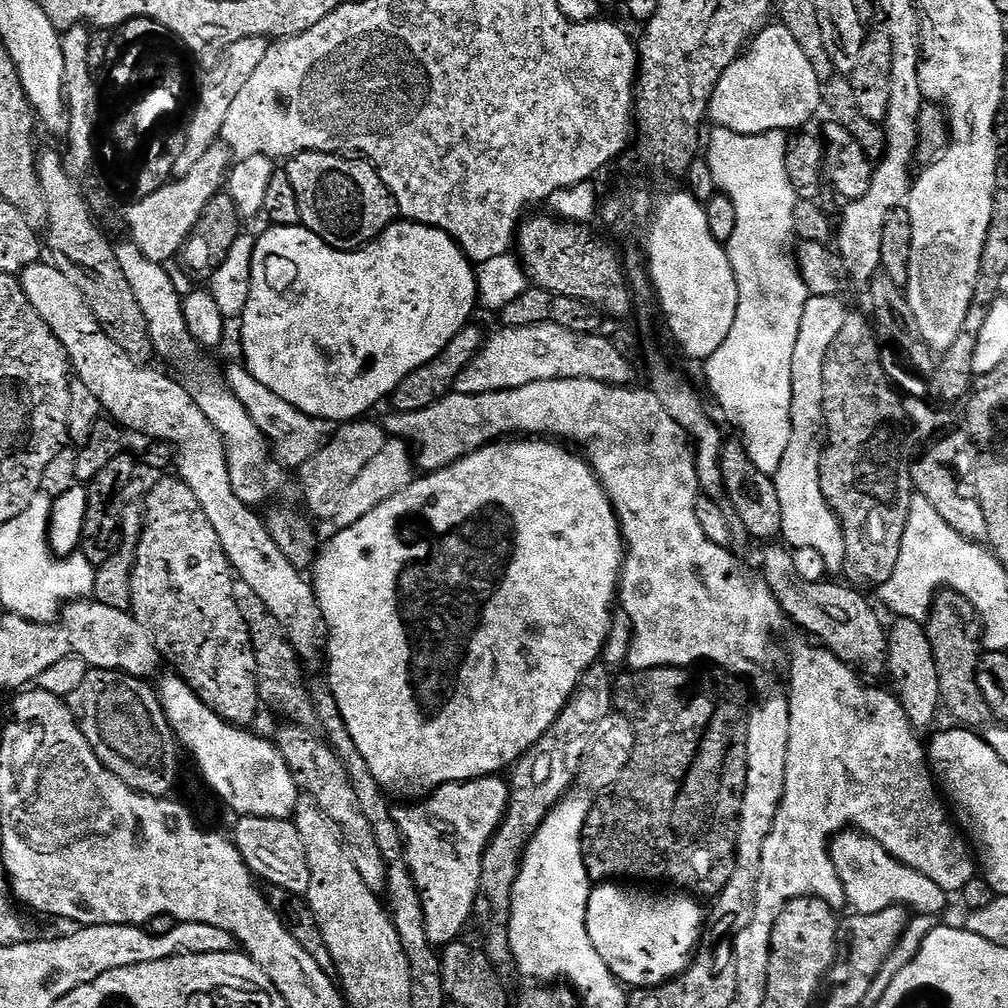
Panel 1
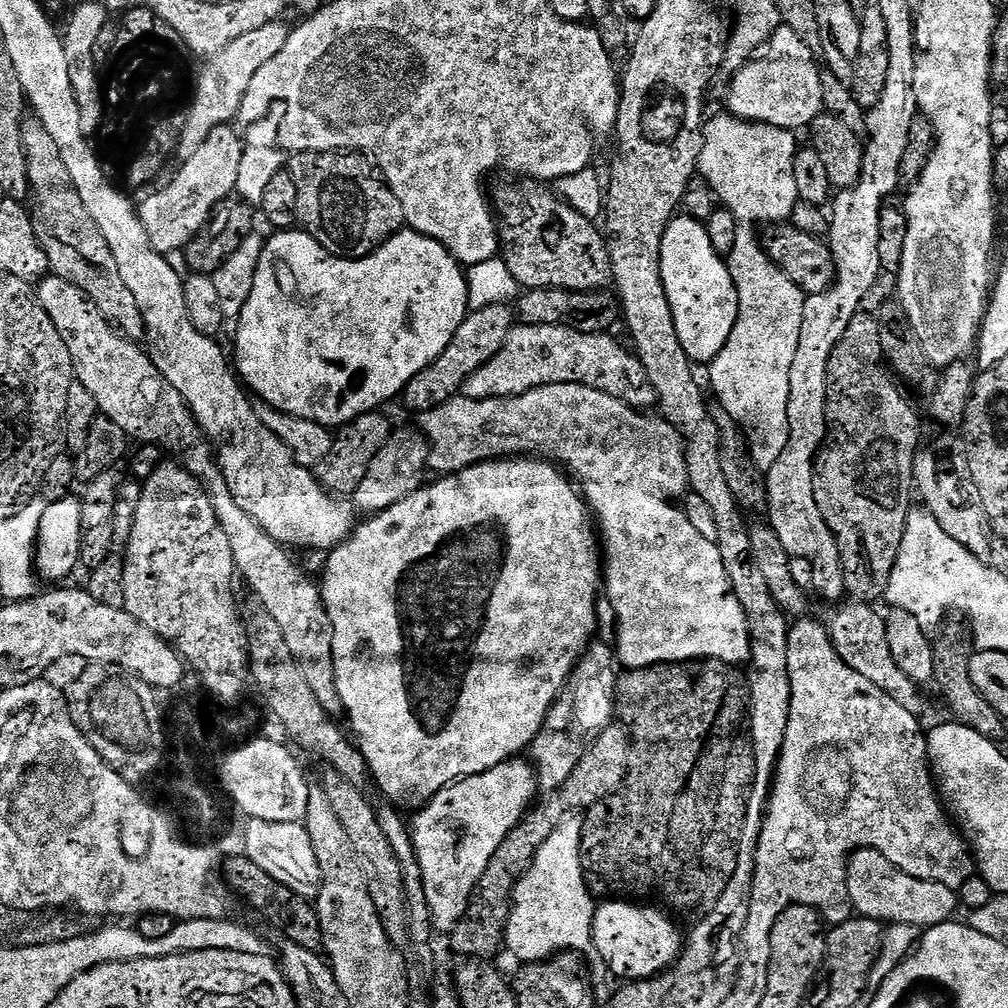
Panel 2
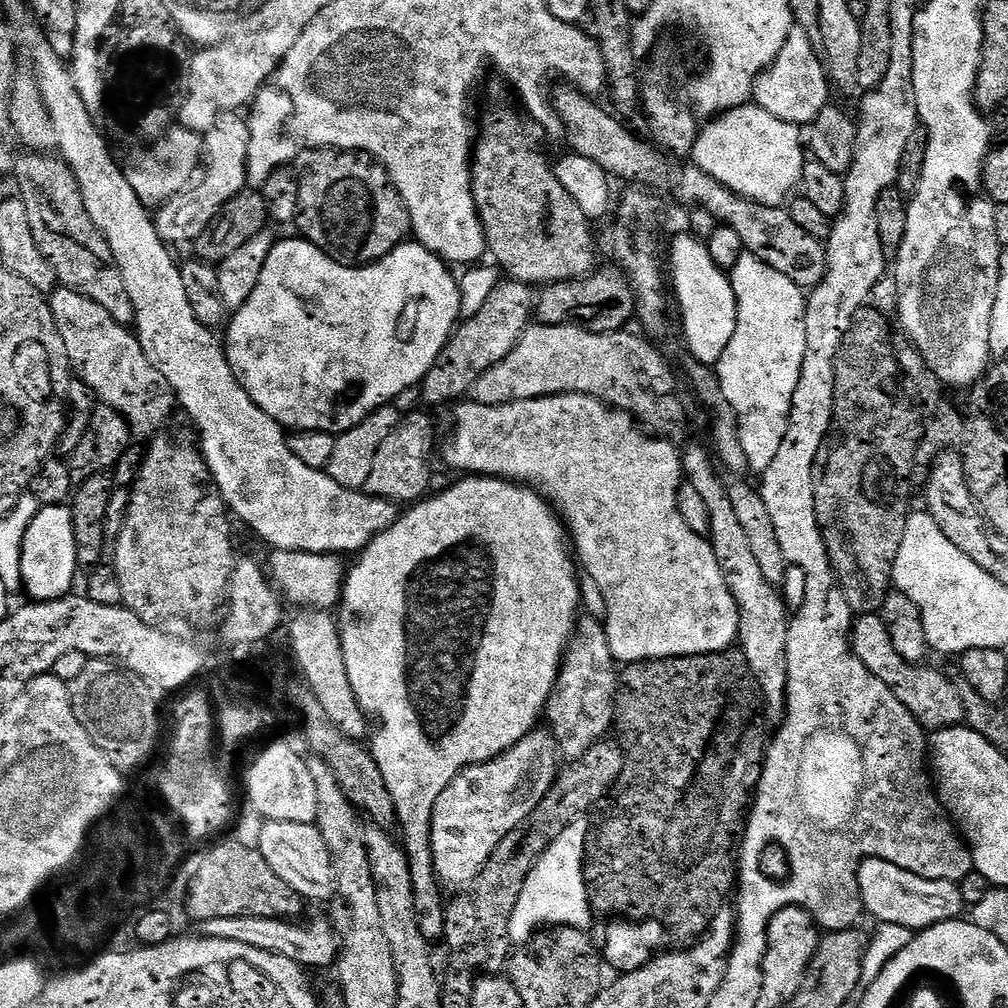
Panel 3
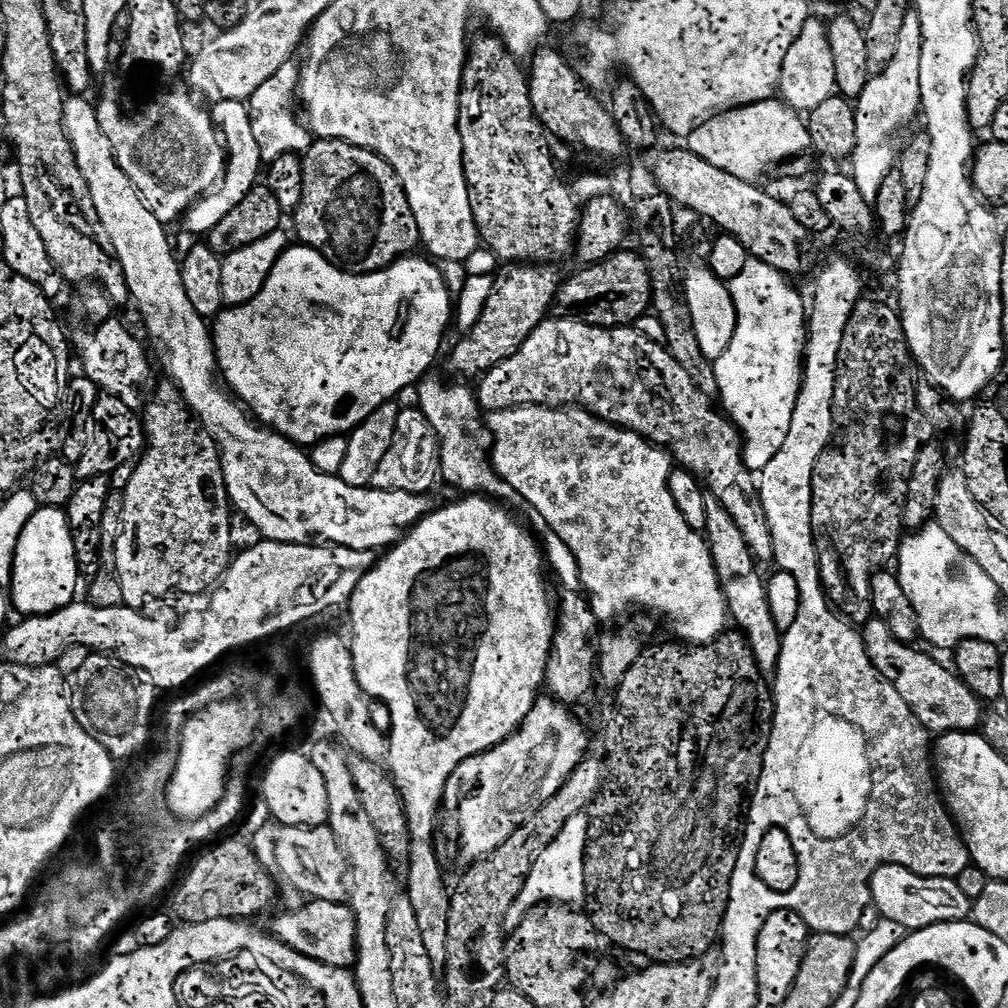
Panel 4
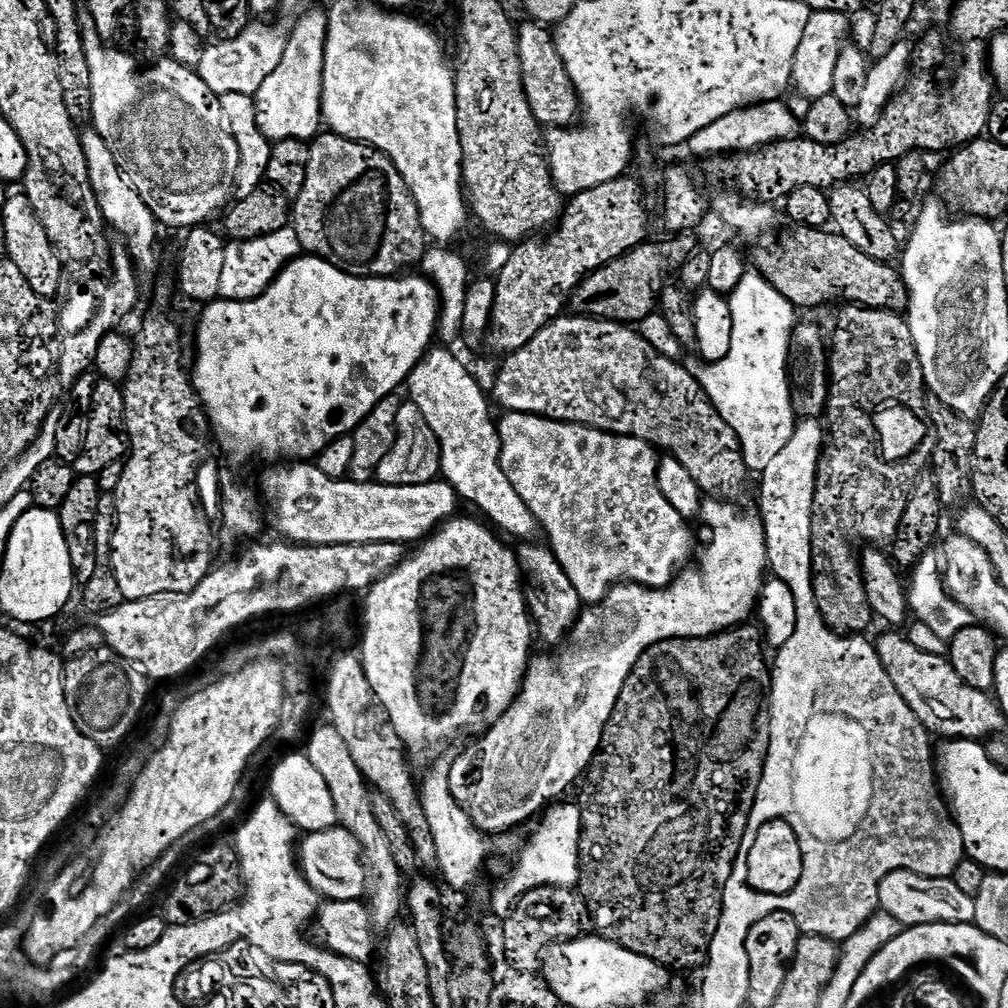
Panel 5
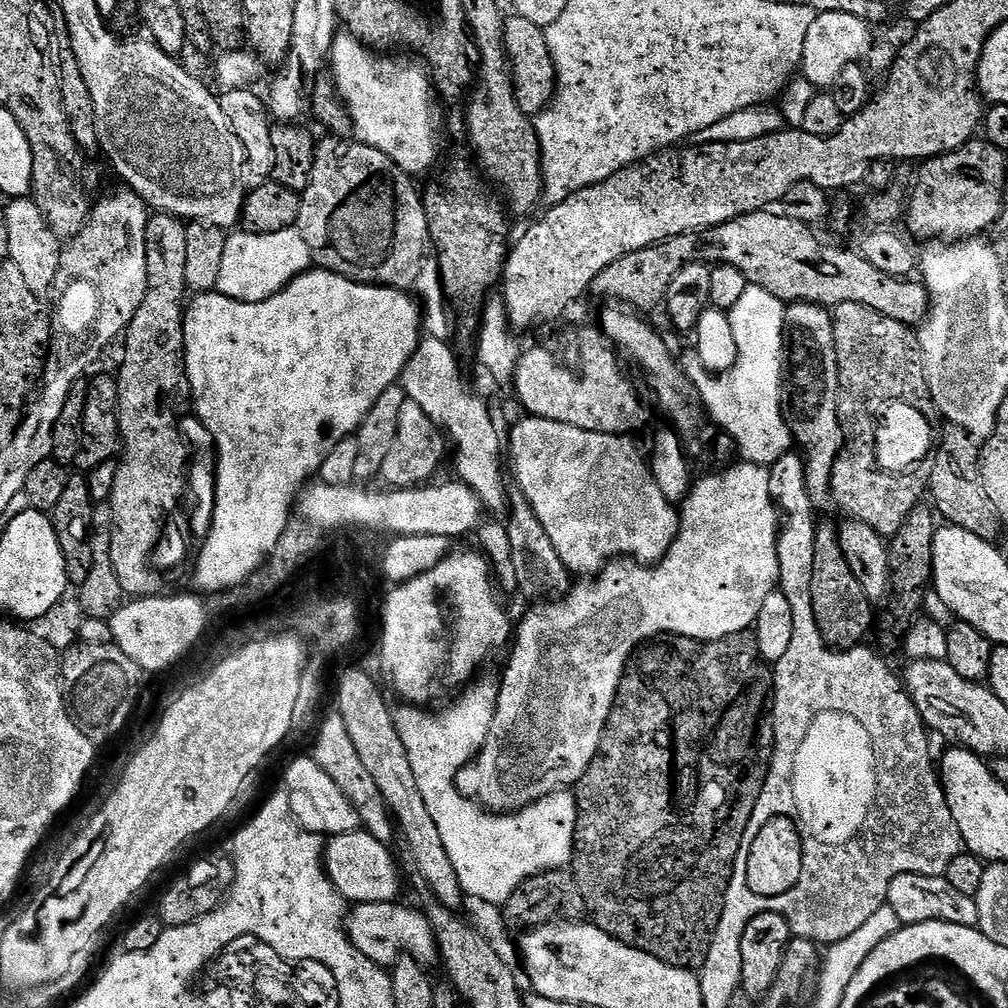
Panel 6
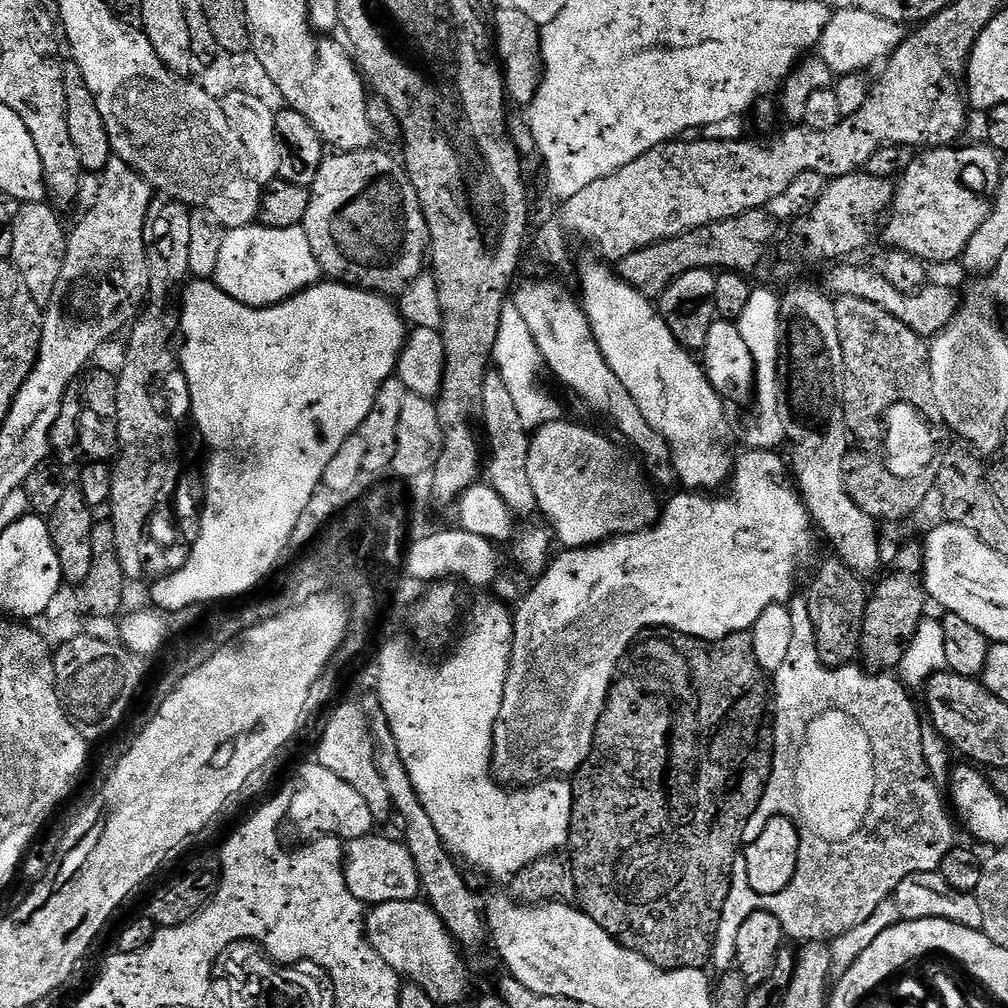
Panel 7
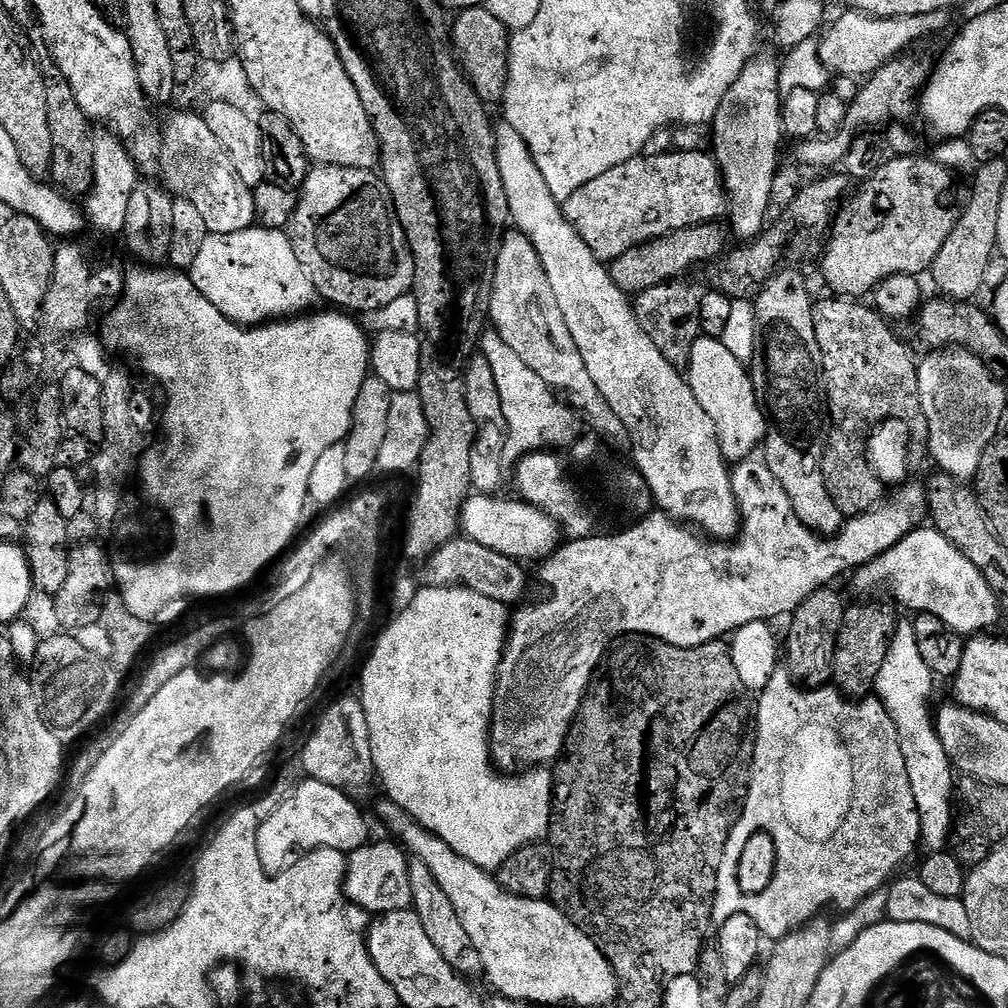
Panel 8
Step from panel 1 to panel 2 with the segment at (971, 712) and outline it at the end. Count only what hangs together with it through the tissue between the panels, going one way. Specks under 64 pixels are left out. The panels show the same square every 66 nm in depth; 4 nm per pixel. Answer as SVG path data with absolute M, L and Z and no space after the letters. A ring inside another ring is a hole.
M950 624L935 637L932 646L935 687L940 687L949 710L956 715L953 716L955 723L965 724L970 730L978 730L978 734L982 734L988 740L1003 741L1005 717L1000 716L998 710L994 710L994 706L989 706L986 698L982 698L982 694L978 694L978 689L974 687L974 682L970 679L970 644L966 639L965 629L963 632L958 625Z

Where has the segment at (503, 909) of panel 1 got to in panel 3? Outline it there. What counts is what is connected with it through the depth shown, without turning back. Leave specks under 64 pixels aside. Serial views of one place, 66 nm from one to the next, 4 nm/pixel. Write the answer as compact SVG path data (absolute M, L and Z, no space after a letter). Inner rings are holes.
M581 615L546 709L547 723L565 761L577 760L590 746L601 743L607 732L613 731L617 695L618 661L610 650L604 625L599 619Z

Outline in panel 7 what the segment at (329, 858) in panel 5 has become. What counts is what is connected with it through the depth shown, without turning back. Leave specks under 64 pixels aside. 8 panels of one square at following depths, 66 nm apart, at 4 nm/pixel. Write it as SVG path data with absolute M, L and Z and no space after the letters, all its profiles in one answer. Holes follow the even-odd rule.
M365 834L347 845L344 856L344 887L354 894L361 905L375 906L388 902L417 899L421 891L420 876L414 866L414 858L399 839Z

